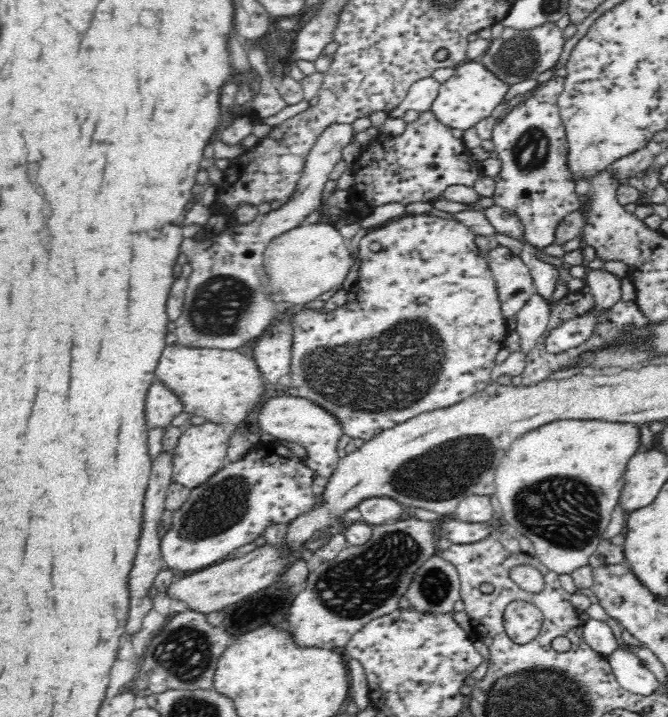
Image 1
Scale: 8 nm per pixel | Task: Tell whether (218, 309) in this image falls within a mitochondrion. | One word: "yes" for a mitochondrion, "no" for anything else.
yes

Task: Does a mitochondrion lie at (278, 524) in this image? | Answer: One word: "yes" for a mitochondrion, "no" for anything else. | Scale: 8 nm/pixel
no

